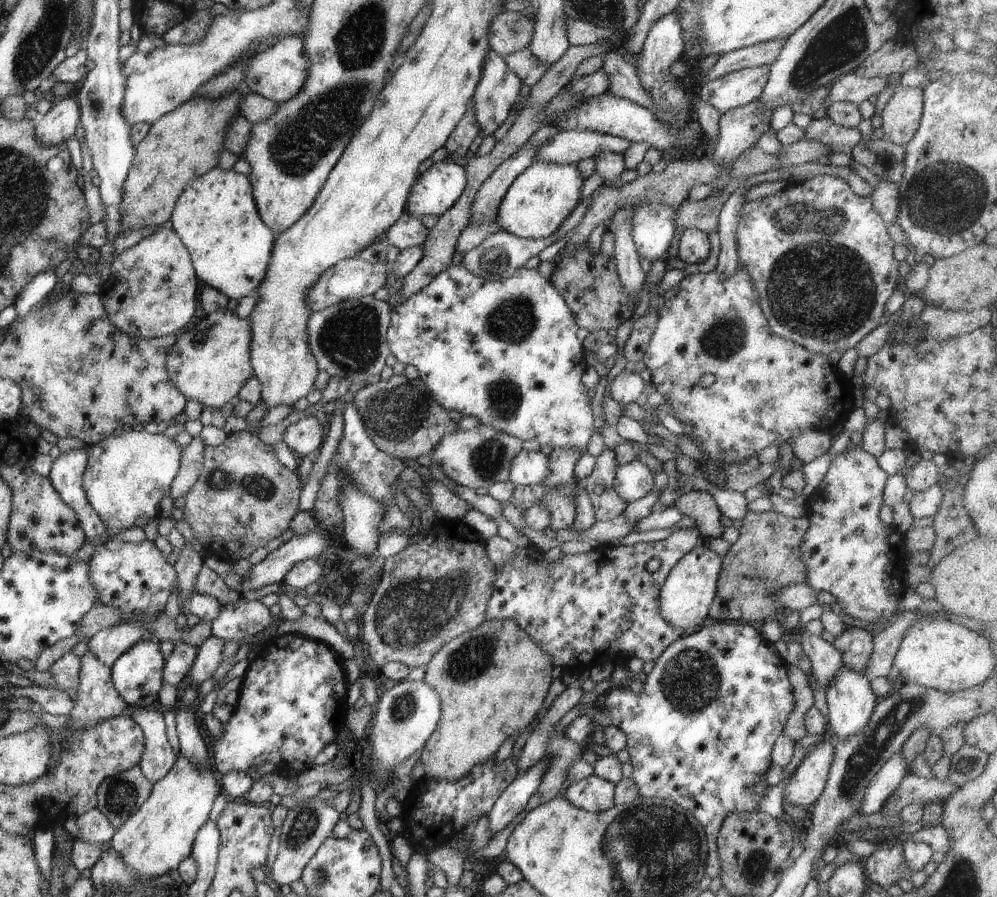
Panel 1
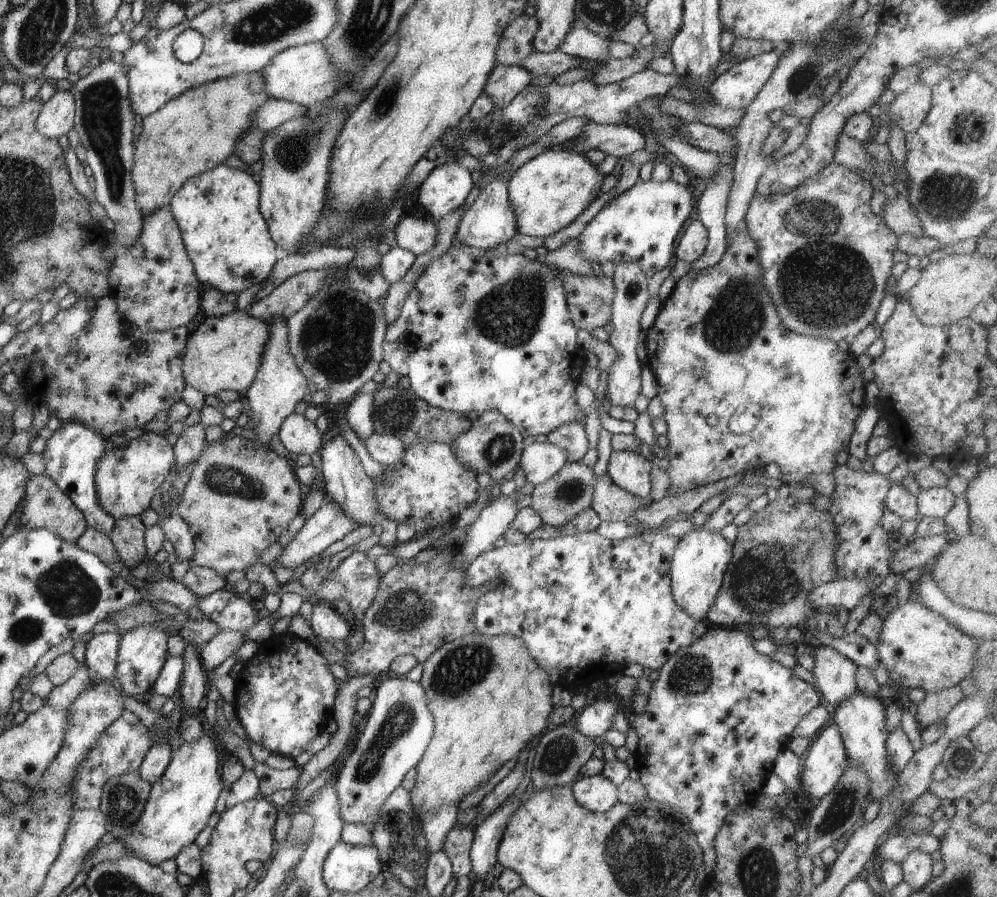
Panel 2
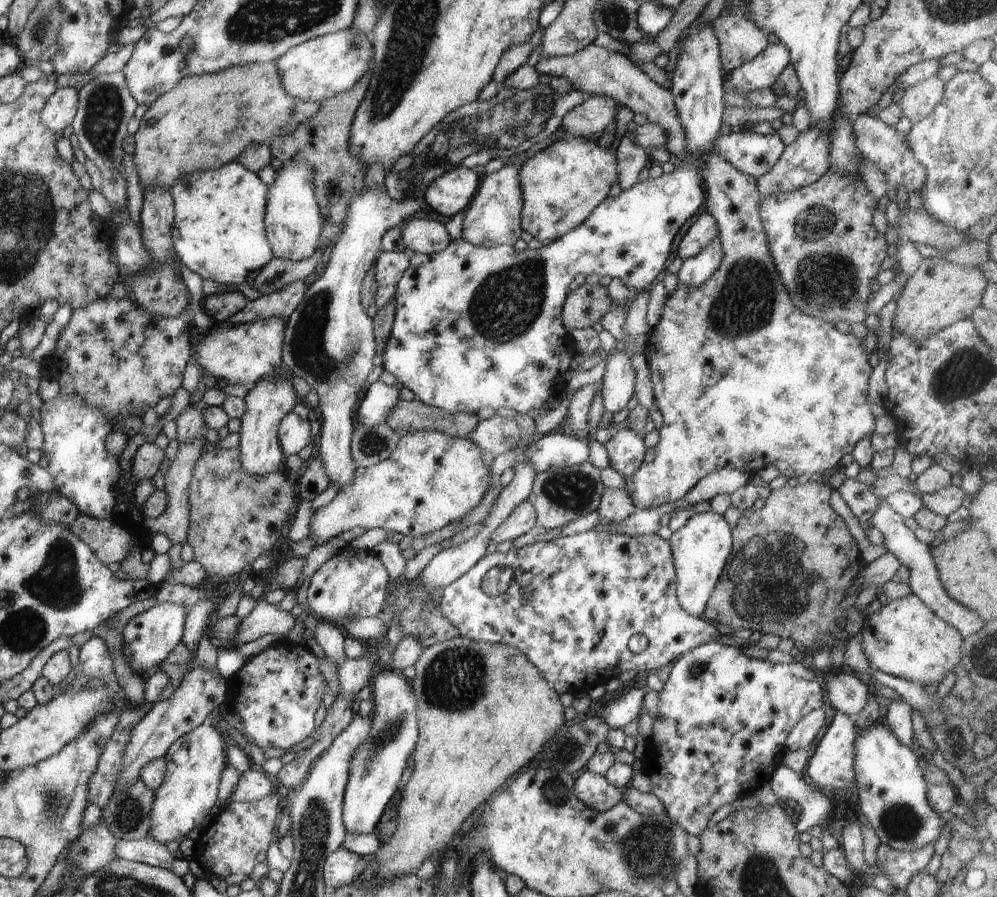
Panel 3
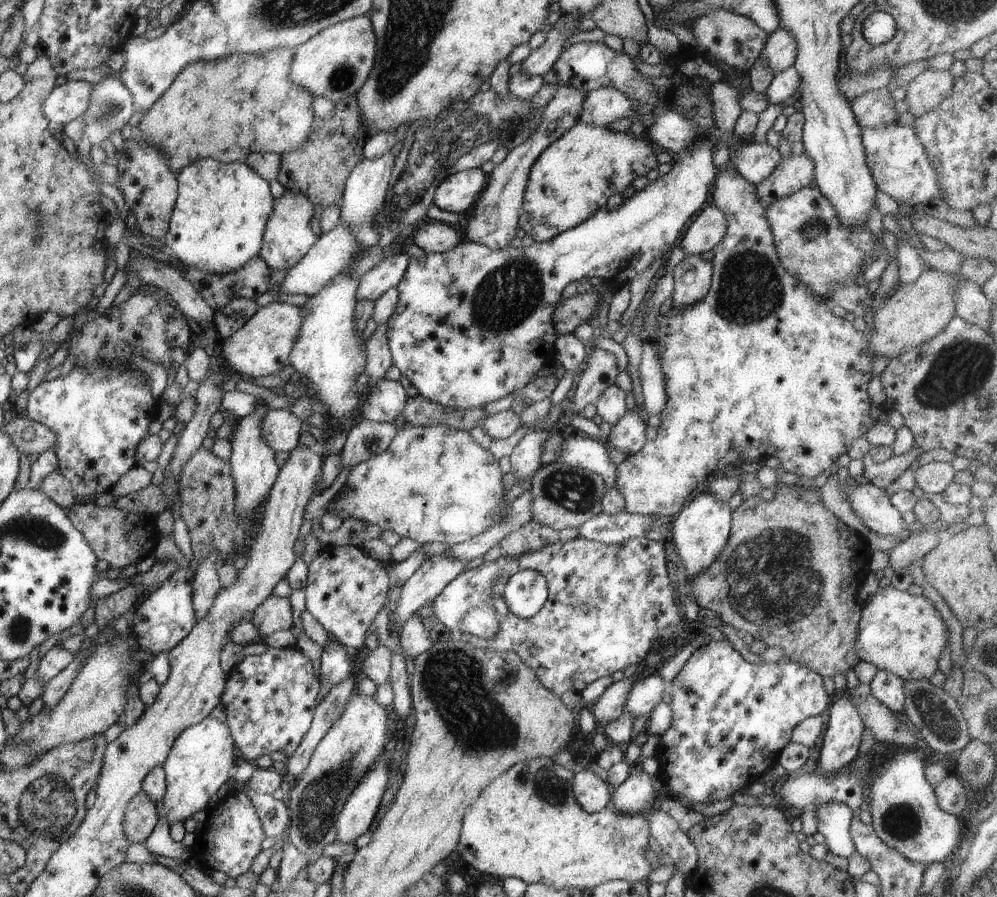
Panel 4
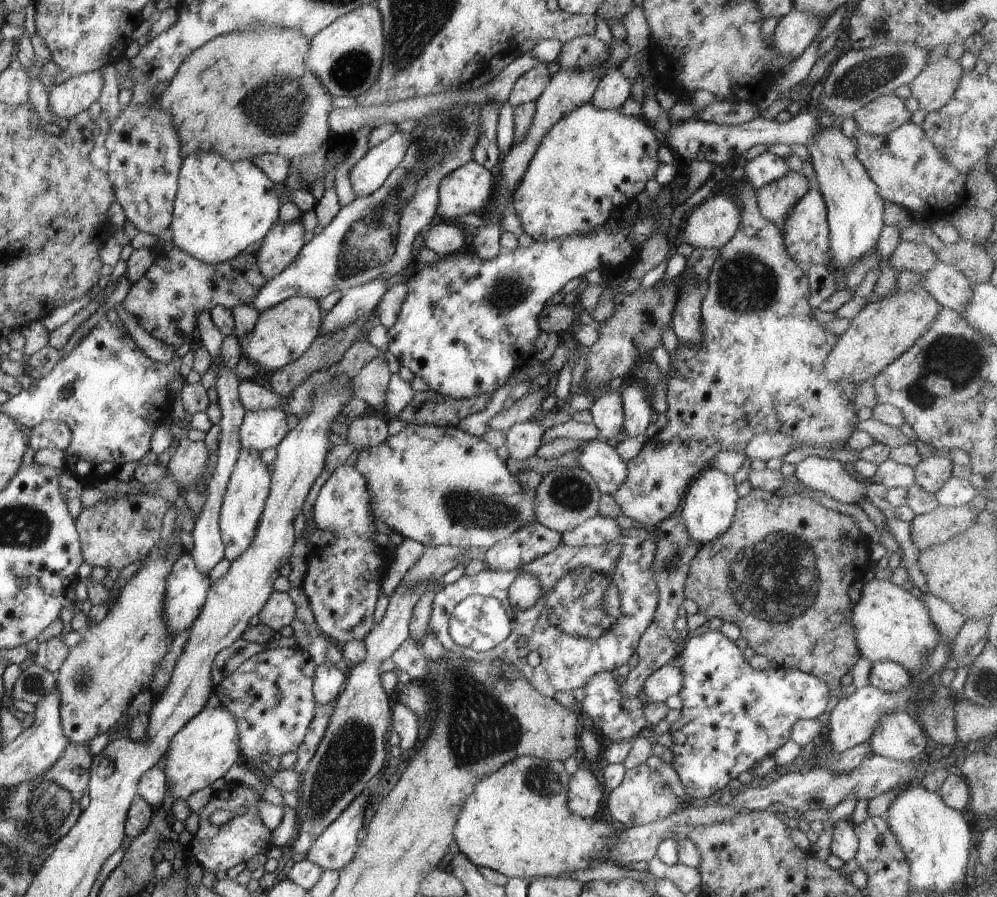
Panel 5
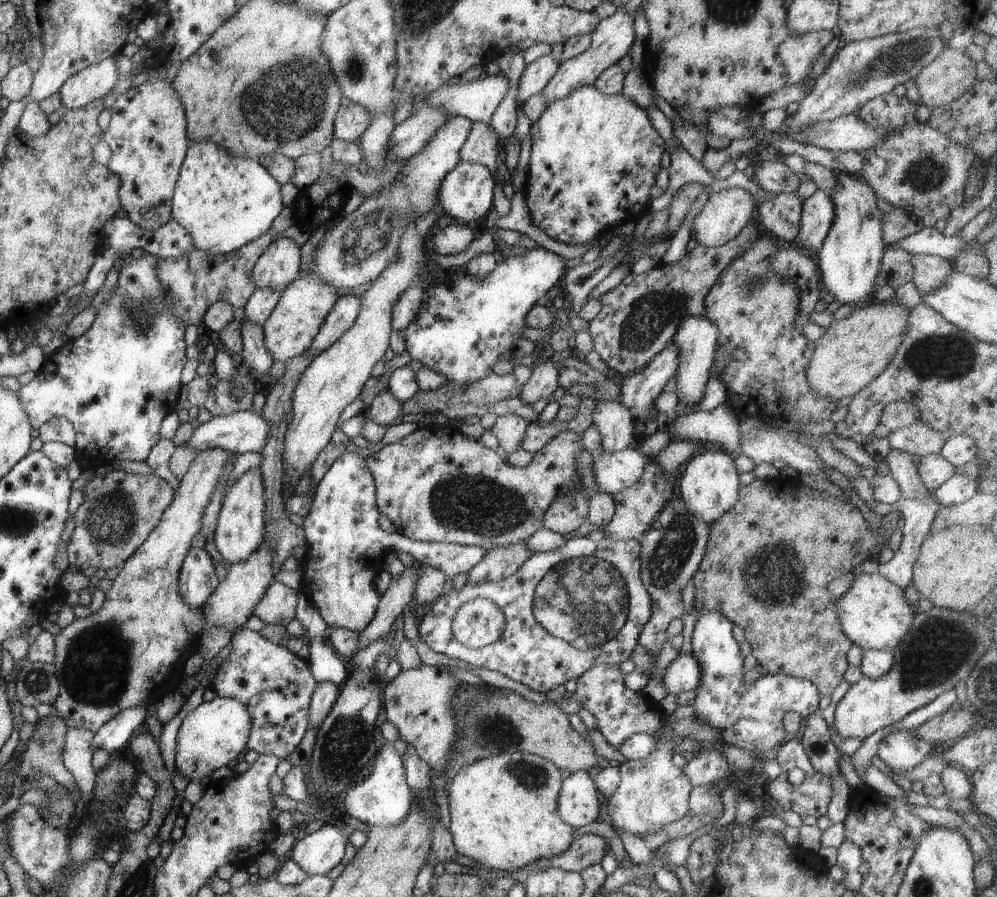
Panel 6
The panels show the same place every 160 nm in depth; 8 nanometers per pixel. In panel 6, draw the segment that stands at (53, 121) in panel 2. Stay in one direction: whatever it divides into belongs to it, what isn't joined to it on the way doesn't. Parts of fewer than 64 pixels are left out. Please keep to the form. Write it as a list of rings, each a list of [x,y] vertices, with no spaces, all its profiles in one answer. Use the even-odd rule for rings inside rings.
[[[115,58],[77,72],[60,87],[62,109],[79,109],[93,100],[104,98],[116,86],[118,79]]]

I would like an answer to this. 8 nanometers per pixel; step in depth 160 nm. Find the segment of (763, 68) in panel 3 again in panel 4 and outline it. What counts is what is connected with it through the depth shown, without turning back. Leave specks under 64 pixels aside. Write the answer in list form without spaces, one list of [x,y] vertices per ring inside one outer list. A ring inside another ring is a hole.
[[[780,27],[772,34],[767,35],[761,57],[765,66],[768,66],[774,75],[792,67],[795,63],[797,55],[796,41],[791,33]]]

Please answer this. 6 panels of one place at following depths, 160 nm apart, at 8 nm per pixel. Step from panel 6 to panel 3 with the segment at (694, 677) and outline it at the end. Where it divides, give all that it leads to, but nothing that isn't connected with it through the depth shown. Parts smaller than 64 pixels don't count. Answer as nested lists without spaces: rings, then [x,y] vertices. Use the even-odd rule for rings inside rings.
[[[647,686],[632,688],[620,698],[604,701],[597,716],[605,718],[610,729],[621,729],[633,720],[638,720],[640,710],[644,704],[644,694],[649,690]]]

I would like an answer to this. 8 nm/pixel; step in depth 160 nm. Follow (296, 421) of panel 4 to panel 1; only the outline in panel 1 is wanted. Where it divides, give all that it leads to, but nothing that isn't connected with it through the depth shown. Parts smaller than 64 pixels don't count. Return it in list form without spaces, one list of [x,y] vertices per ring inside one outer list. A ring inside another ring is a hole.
[[[308,415],[288,426],[283,441],[298,459],[304,456],[314,457],[324,440],[324,434],[324,426],[316,415]]]

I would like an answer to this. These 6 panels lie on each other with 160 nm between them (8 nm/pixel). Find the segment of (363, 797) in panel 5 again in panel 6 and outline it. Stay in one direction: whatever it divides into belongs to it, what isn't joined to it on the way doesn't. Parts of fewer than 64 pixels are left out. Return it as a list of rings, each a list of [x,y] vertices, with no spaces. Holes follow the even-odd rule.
[[[332,823],[297,839],[288,858],[297,862],[310,875],[326,875],[344,858],[349,838]]]

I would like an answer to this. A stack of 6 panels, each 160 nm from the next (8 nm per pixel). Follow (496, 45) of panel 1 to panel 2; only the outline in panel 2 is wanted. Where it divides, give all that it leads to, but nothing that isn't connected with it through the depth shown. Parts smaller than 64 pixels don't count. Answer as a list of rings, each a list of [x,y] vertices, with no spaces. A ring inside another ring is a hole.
[[[522,13],[511,20],[504,29],[496,47],[496,60],[503,65],[519,65],[535,51],[533,38],[539,22],[534,16]]]

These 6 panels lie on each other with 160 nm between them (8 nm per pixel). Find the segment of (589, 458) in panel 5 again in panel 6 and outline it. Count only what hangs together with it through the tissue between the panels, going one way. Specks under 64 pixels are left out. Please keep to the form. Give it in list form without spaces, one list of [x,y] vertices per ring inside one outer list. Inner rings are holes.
[[[630,447],[621,451],[596,451],[593,476],[600,491],[613,495],[632,486],[643,473],[648,457]]]

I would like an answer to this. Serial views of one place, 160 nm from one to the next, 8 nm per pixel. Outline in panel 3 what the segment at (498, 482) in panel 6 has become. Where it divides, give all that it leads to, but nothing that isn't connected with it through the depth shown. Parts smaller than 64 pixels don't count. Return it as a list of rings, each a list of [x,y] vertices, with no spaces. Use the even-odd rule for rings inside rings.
[[[416,431],[411,433],[403,433],[399,438],[399,443],[396,450],[392,452],[389,458],[385,458],[382,462],[376,463],[371,467],[358,467],[355,472],[355,479],[351,482],[351,484],[345,489],[340,489],[334,499],[327,506],[315,510],[310,523],[312,540],[314,540],[318,546],[332,540],[332,538],[335,536],[339,536],[339,534],[342,534],[342,532],[356,528],[356,526],[366,530],[384,529],[387,531],[392,531],[393,533],[400,532],[400,534],[412,538],[424,536],[424,534],[428,534],[428,532],[444,528],[444,526],[450,524],[451,522],[458,522],[458,520],[462,520],[467,512],[470,512],[470,510],[476,508],[476,506],[480,504],[480,500],[486,494],[488,482],[491,480],[491,469],[488,469],[482,463],[482,454],[483,452],[481,451],[481,448],[478,445],[475,445],[472,441],[469,441],[467,438],[463,439],[460,437],[451,437],[438,431]]]

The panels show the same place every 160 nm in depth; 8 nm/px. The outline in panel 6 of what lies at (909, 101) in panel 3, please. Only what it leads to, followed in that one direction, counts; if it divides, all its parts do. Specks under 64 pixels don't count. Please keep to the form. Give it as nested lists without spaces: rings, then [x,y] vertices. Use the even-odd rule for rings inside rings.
[[[946,46],[914,78],[920,95],[920,104],[932,110],[960,98],[978,78],[976,63],[965,51]]]

